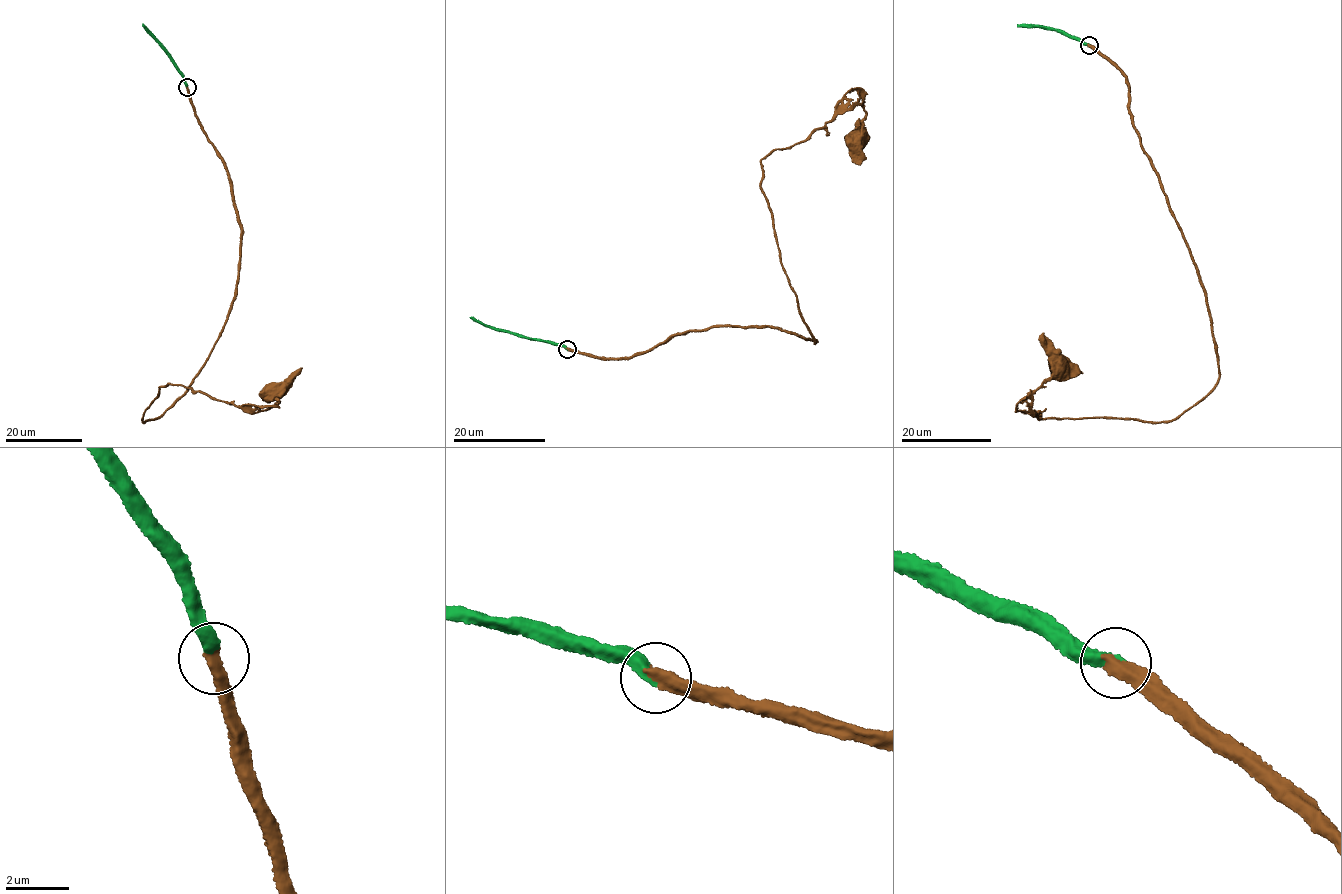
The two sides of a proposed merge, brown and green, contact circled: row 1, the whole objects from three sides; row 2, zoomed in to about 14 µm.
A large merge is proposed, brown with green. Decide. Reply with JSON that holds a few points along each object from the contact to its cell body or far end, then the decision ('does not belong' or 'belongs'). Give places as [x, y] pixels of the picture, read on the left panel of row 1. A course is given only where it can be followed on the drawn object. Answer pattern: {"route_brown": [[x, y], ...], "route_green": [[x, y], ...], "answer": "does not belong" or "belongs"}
{"route_brown": [[187, 87], [229, 184], [237, 285], [187, 392], [142, 420], [169, 383], [250, 413], [277, 404], [274, 390]], "route_green": [[187, 86], [167, 52], [142, 24]], "answer": "belongs"}

